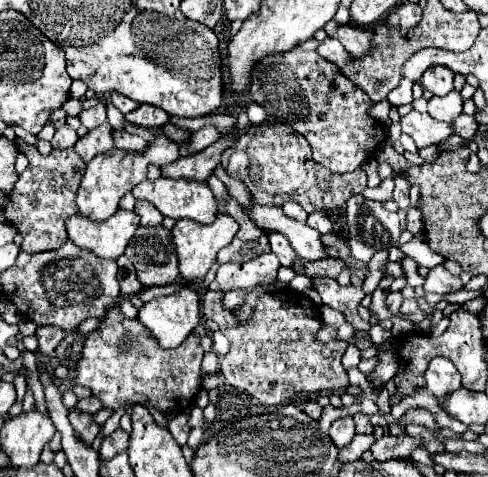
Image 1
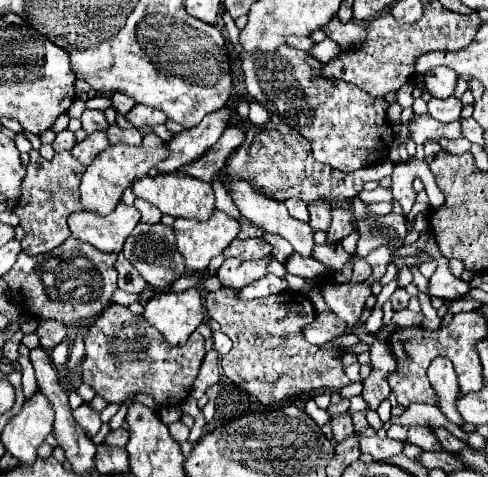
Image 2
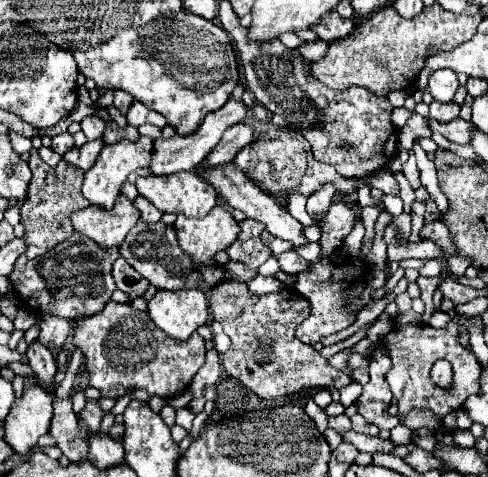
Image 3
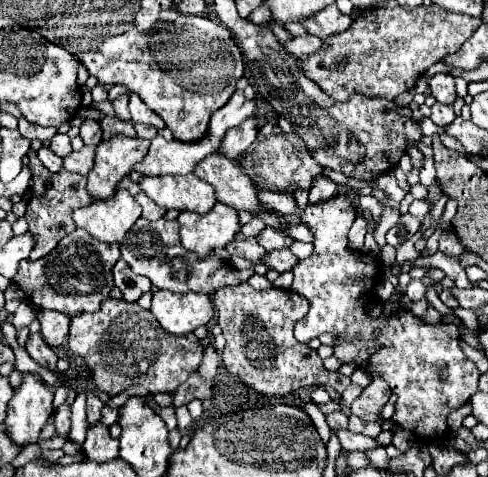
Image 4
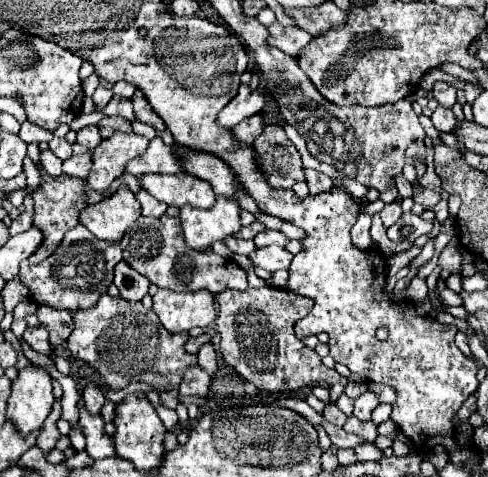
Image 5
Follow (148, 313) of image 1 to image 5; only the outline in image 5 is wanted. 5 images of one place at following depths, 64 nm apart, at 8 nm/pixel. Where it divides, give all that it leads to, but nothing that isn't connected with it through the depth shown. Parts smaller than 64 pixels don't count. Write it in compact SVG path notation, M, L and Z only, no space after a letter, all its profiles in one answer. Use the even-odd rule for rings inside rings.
M158 290L154 294L154 312L168 332L188 332L194 326L206 328L216 318L216 300L212 292L172 292Z

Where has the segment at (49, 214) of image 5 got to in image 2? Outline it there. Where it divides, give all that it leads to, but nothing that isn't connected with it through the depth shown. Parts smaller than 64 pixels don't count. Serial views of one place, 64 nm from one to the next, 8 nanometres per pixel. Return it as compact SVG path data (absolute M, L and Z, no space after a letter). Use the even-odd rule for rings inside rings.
M30 150L30 164L28 174L22 184L22 196L18 206L12 210L20 216L20 226L24 228L24 252L28 256L50 252L52 248L60 246L68 236L70 228L66 224L68 216L80 210L80 180L86 166L74 160L72 154L60 152L54 160L44 160L38 150Z

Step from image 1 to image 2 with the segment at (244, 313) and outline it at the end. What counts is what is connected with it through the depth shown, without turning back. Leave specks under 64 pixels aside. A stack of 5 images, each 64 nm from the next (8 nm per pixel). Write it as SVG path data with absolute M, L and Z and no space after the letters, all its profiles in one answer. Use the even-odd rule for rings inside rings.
M228 258L220 266L216 276L224 286L244 288L246 284L260 280L266 274L266 264L268 264L268 258L258 260L258 262L244 262L244 260L238 260L238 258Z

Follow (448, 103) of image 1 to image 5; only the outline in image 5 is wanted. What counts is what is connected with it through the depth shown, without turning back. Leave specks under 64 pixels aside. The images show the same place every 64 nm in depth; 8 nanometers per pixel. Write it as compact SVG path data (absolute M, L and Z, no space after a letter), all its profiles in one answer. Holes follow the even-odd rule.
M438 106L436 110L434 110L434 114L432 114L432 122L434 122L434 126L438 128L438 132L454 132L454 128L456 128L456 116L452 114L452 110L448 110L448 108L442 108L442 106Z

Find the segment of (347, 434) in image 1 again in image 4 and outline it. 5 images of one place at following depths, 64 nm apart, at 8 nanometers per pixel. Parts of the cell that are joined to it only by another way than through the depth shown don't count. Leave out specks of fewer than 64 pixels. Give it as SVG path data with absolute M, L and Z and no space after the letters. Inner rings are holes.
M336 410L336 412L332 412L332 414L326 414L326 422L328 422L328 426L334 428L334 430L346 428L346 426L348 426L348 416L346 416L344 412Z

